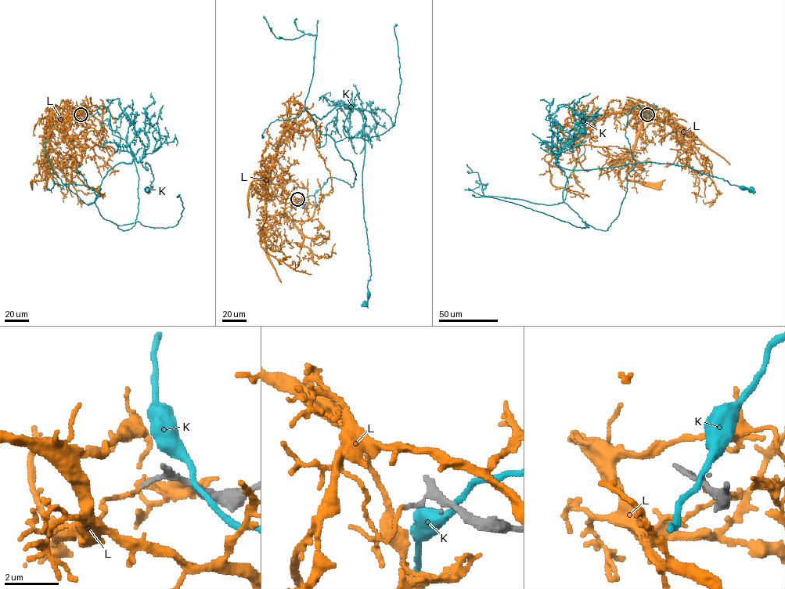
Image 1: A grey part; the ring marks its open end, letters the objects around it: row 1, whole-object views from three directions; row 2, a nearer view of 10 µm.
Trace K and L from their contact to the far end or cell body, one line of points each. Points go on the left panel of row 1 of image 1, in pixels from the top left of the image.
K: (81, 115), (109, 110), (138, 175), (135, 225), (102, 216), (95, 200), (118, 163), (146, 162), (147, 189)
L: (80, 115), (61, 107), (52, 111), (84, 152), (77, 176), (104, 195)

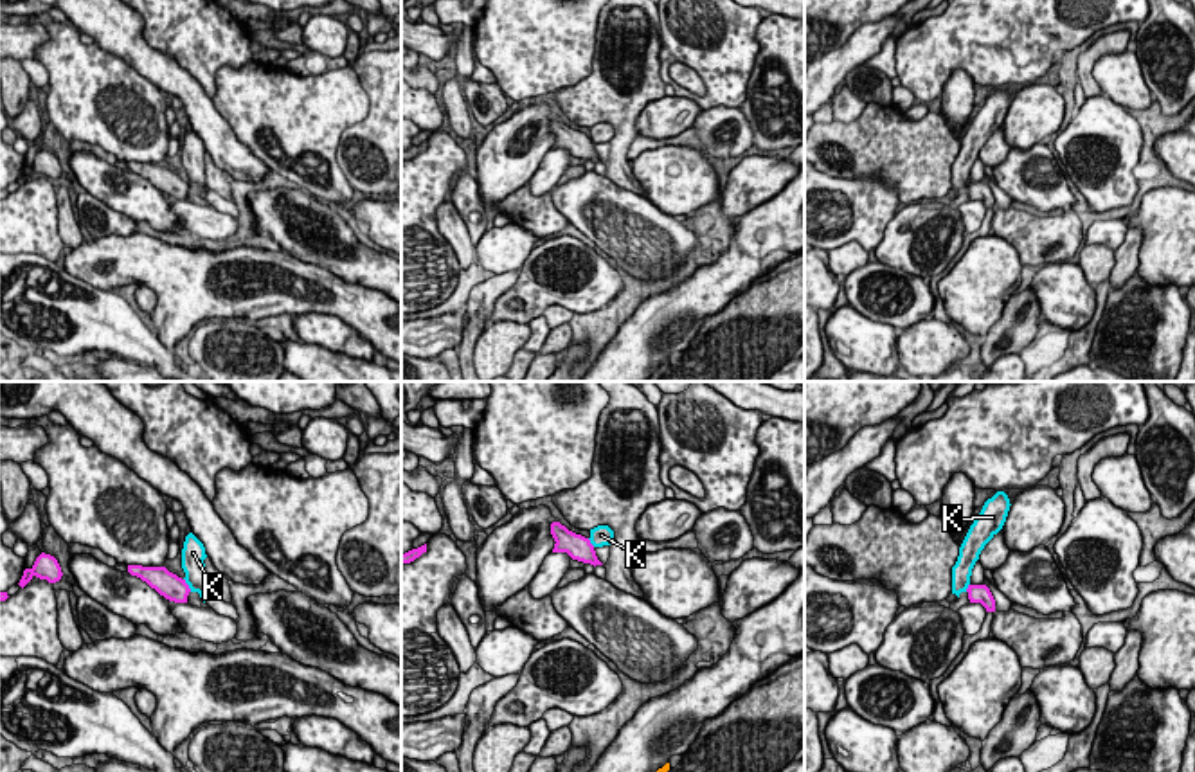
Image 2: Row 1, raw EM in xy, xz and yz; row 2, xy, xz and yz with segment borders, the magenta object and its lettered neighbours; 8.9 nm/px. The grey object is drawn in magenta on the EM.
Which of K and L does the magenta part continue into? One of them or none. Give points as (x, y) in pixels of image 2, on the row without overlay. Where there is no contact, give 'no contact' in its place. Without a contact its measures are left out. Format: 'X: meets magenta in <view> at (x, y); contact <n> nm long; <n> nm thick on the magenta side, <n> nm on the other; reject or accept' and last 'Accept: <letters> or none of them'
K: meets magenta in xy at (188, 182); contact 140 nm long; 220 nm thick on the magenta side, 200 nm on the other; reject
L: no contact; reject
Accept: none of them

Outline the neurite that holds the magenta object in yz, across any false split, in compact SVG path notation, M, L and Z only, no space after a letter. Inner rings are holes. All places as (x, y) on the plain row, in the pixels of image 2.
M968 182L970 200L981 200L986 209L995 209L995 196L986 182Z

